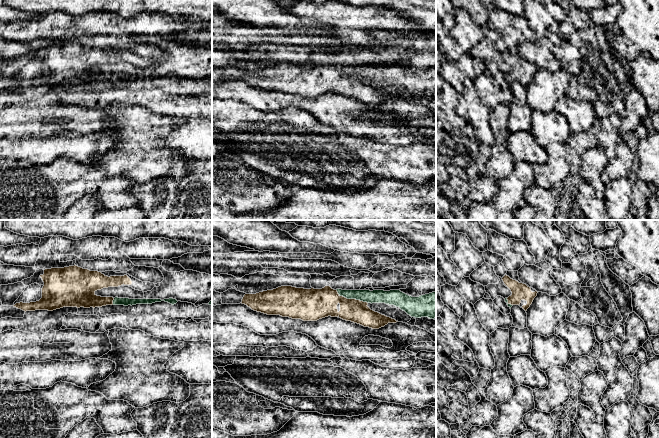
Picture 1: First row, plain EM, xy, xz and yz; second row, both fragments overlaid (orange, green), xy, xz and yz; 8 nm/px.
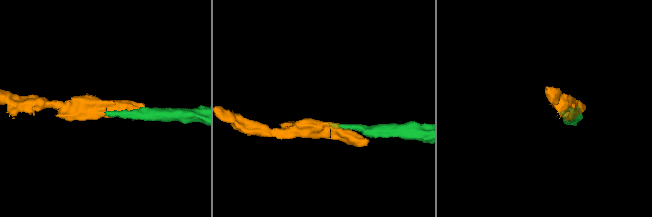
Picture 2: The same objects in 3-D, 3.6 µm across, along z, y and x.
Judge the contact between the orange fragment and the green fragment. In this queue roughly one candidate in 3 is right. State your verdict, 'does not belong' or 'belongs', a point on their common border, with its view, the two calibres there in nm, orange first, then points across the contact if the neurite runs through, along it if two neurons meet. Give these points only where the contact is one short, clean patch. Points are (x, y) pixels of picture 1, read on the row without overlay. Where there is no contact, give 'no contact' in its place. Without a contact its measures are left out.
belongs; contact xz (351, 75); calibres 240 and 110 nm; way xz (321, 79), (326, 75), (351, 75), (376, 72)

